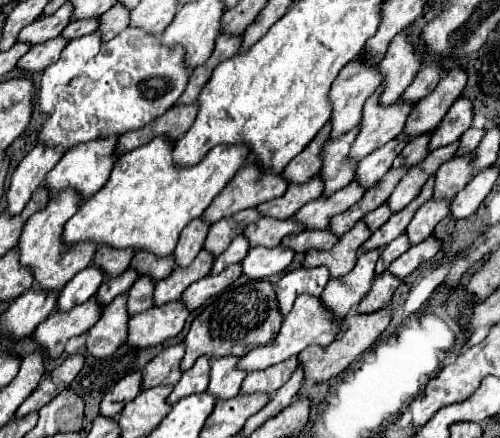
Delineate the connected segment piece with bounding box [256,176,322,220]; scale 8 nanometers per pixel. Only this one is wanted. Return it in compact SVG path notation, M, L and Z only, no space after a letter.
M314 176L306 186L288 186L286 194L280 198L274 198L270 202L260 204L256 210L262 216L276 218L276 220L288 220L292 218L304 204L316 200L322 196L322 182L318 182L318 176Z

